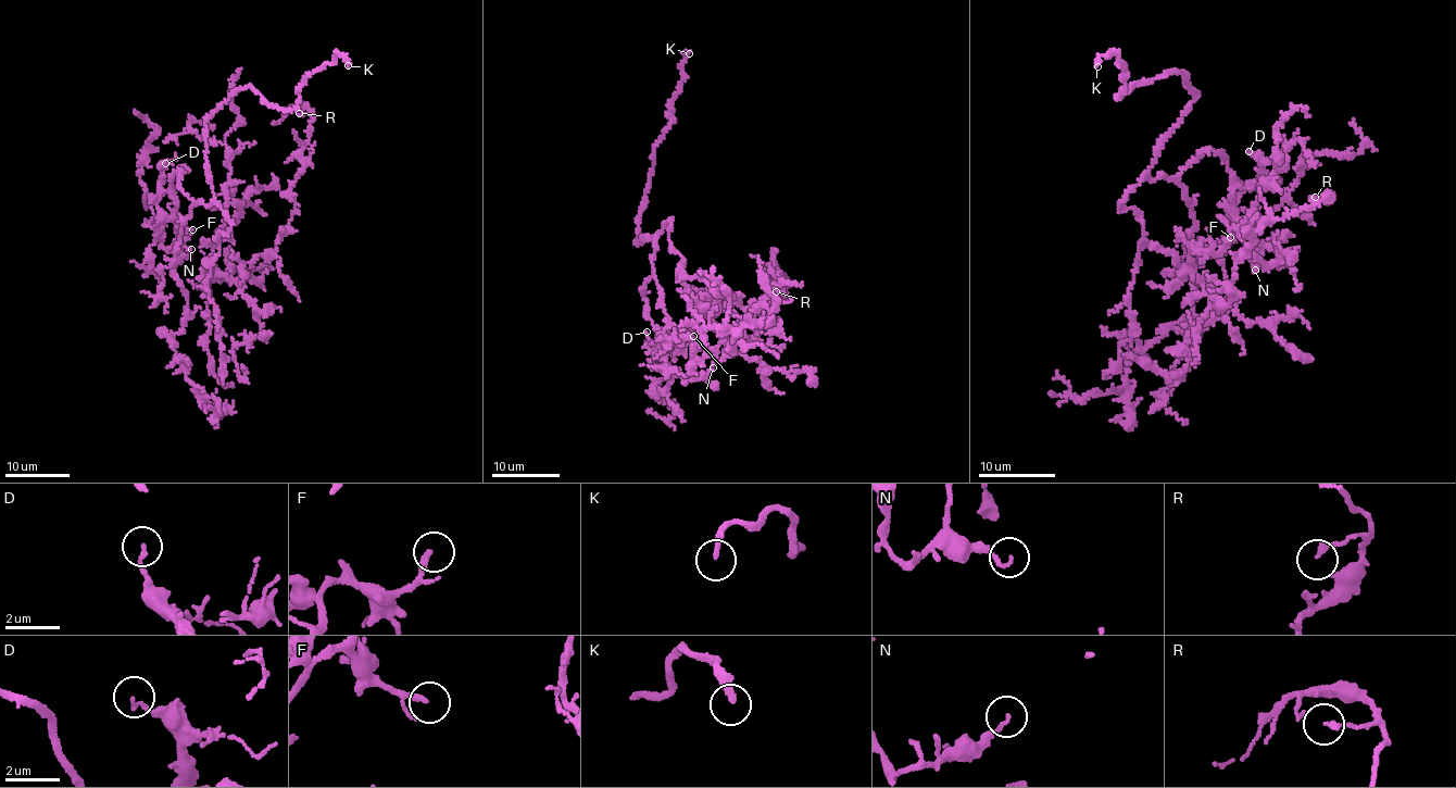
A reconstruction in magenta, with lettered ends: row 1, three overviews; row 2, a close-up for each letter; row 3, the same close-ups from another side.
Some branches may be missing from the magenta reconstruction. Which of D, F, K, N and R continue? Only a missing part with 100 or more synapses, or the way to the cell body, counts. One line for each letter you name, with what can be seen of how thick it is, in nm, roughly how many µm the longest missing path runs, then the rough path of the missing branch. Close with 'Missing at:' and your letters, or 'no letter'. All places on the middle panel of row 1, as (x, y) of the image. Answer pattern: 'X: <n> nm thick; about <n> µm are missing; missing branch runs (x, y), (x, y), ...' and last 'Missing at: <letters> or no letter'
F: 200 nm thick; about 50 µm are missing; missing branch runs (693, 336), (702, 349), (713, 345), (707, 375), (712, 367), (685, 378), (668, 357), (664, 370), (652, 363)
K: 200 nm thick; about 80 µm are missing
Missing at: F, K

